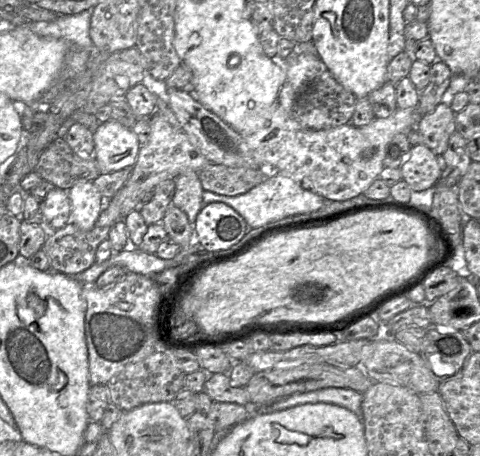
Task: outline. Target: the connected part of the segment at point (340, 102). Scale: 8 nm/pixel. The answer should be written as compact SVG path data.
M324 70L298 96L292 116L304 129L327 130L350 123L357 98L347 91L328 71Z

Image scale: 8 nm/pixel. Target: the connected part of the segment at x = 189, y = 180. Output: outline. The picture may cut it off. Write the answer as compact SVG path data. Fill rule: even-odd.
M186 172L175 179L175 193L172 204L183 211L190 222L194 224L197 215L204 203L202 194L204 192L198 172Z

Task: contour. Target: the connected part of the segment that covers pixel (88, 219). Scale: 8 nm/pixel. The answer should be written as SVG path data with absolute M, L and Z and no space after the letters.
M81 181L68 190L70 219L82 231L89 231L95 225L105 201L92 181Z

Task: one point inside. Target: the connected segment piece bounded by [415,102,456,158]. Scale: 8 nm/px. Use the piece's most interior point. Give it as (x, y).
(436, 127)

